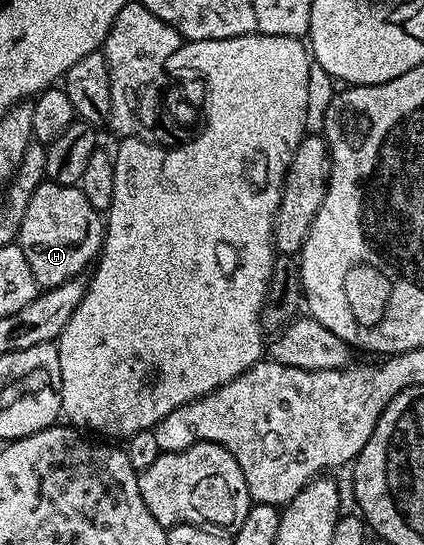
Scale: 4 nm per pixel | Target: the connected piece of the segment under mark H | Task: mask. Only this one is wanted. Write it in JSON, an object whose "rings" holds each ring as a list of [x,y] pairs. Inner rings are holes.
{"rings":[[[45,180],[32,192],[24,208],[21,222],[18,223],[16,244],[24,252],[24,260],[28,260],[28,268],[32,276],[38,281],[39,287],[51,290],[68,280],[79,277],[86,265],[97,259],[104,237],[104,218],[92,204],[88,204],[88,196],[78,186],[61,186],[55,182]]]}

